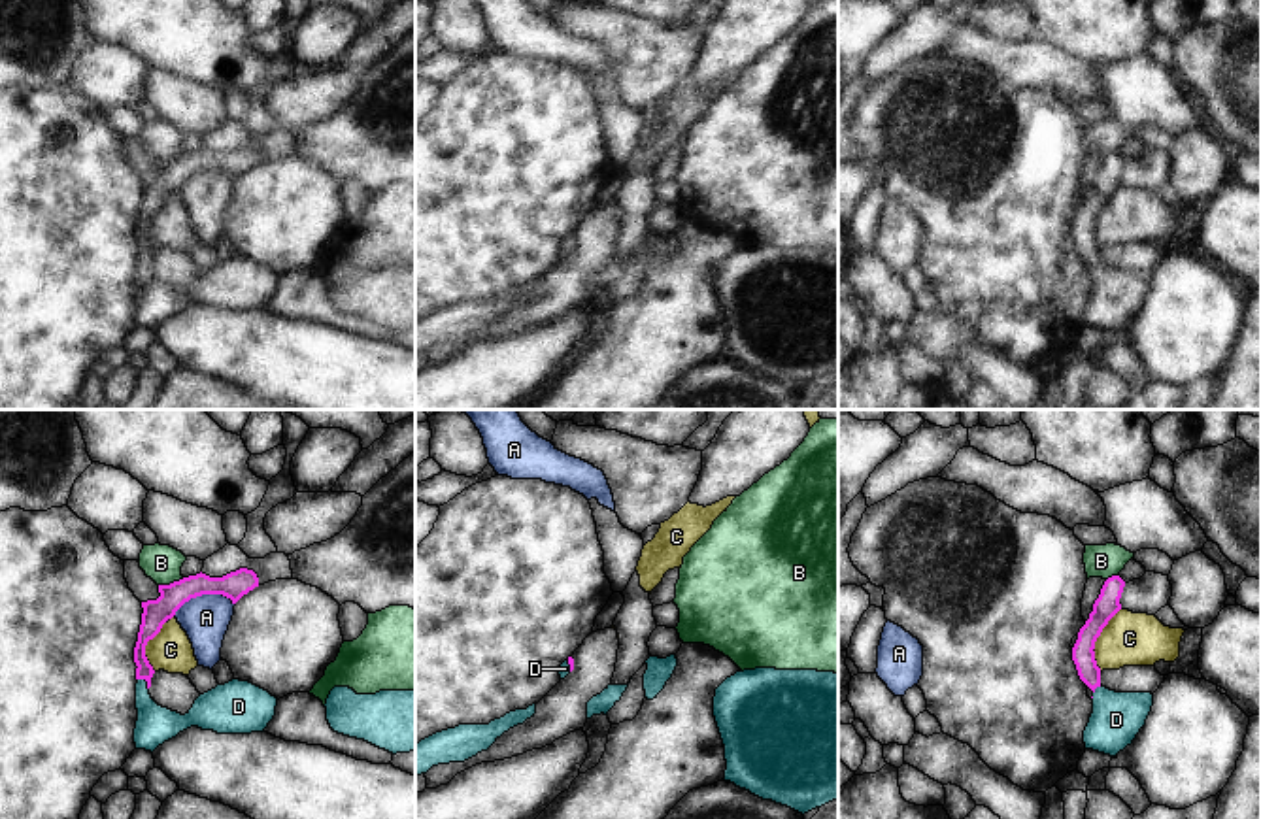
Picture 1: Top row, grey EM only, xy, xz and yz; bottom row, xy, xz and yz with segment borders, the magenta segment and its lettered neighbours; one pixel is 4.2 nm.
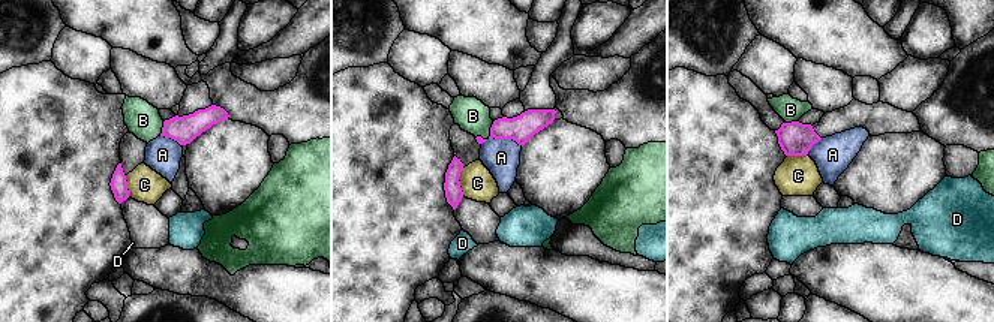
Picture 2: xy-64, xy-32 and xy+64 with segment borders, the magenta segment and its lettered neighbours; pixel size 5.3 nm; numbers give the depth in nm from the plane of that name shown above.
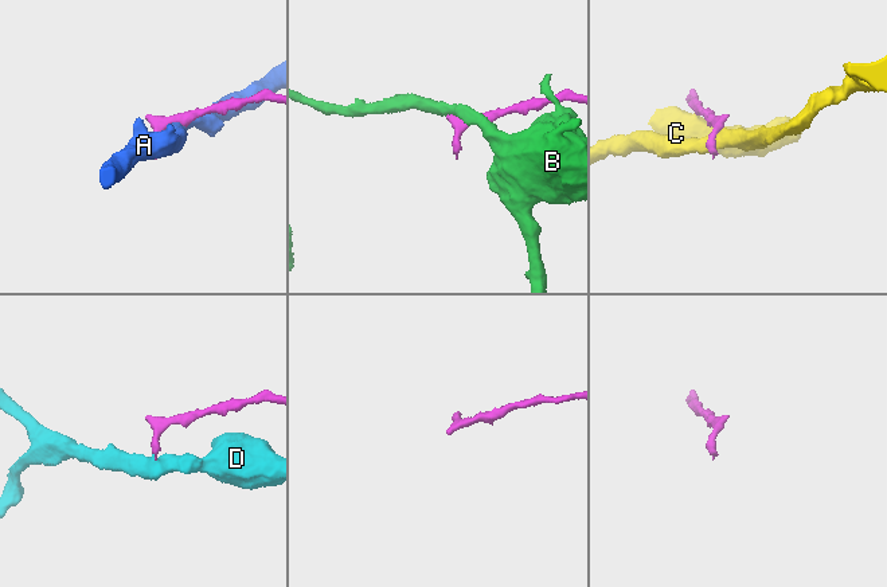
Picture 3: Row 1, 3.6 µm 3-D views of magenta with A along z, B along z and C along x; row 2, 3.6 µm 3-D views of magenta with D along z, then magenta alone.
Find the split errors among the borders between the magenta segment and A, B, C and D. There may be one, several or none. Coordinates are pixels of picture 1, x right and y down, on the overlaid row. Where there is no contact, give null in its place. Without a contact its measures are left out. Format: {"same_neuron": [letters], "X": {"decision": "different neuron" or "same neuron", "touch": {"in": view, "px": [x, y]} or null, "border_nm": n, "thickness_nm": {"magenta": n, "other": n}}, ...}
{"same_neuron": ["D"], "A": {"decision": "different neuron", "touch": {"in": "xy", "px": [202, 593]}, "border_nm": 280, "thickness_nm": {"magenta": 120, "other": 200}}, "B": {"decision": "different neuron", "touch": {"in": "xy", "px": [170, 584]}, "border_nm": 120, "thickness_nm": {"magenta": 110, "other": 160}}, "C": {"decision": "different neuron", "touch": {"in": "yz", "px": [1095, 640]}, "border_nm": 280, "thickness_nm": {"magenta": 100, "other": 220}}, "D": {"decision": "same neuron", "touch": {"in": "xy", "px": [146, 680]}, "border_nm": 70, "thickness_nm": {"magenta": 100, "other": 160}}}

